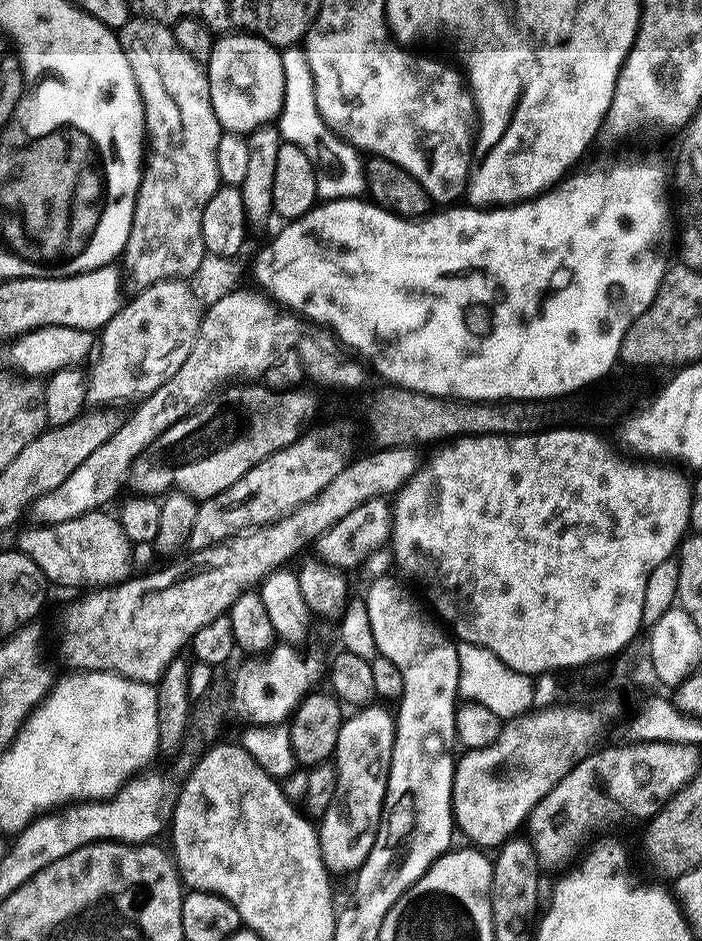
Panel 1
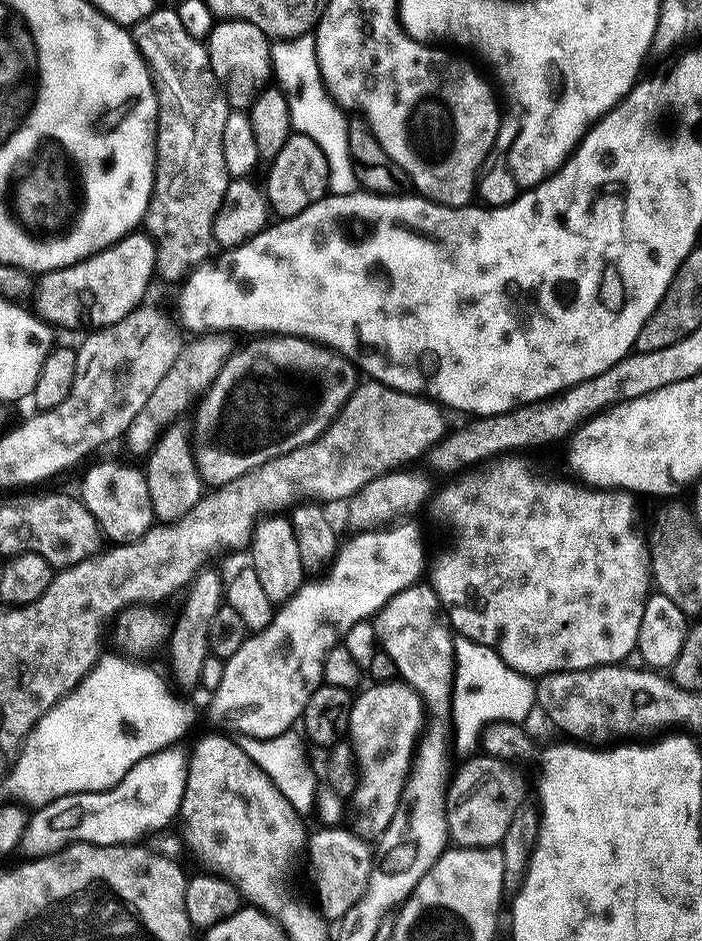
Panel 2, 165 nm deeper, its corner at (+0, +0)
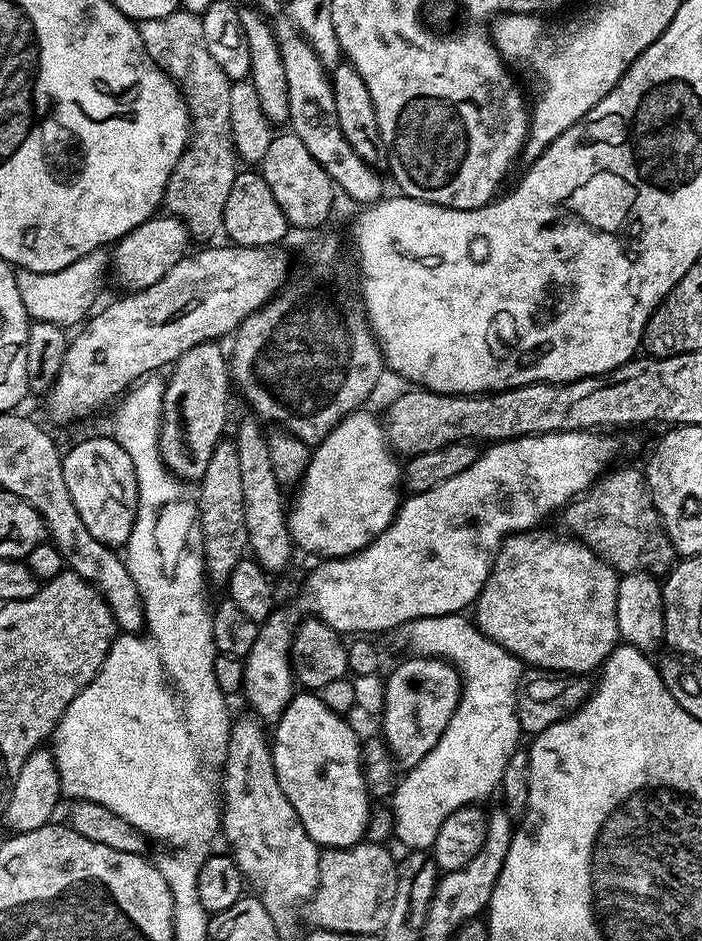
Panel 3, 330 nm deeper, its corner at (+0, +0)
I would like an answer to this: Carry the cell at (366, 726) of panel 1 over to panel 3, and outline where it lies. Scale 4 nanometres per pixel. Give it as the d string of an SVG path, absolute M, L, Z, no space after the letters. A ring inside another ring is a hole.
M409 658L405 664L400 664L384 680L384 732L382 738L388 743L388 749L401 769L414 768L442 738L450 718L460 701L460 673L446 660L439 658Z

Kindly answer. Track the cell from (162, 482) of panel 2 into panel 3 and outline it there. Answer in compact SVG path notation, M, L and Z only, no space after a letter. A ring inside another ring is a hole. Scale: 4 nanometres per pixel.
M216 342L190 346L186 354L178 357L171 365L172 377L167 377L164 386L164 401L160 415L160 456L164 459L164 467L171 475L181 481L198 482L206 474L206 466L210 466L210 454L214 454L217 444L225 435L224 423L228 420L228 388L230 389L230 360Z

